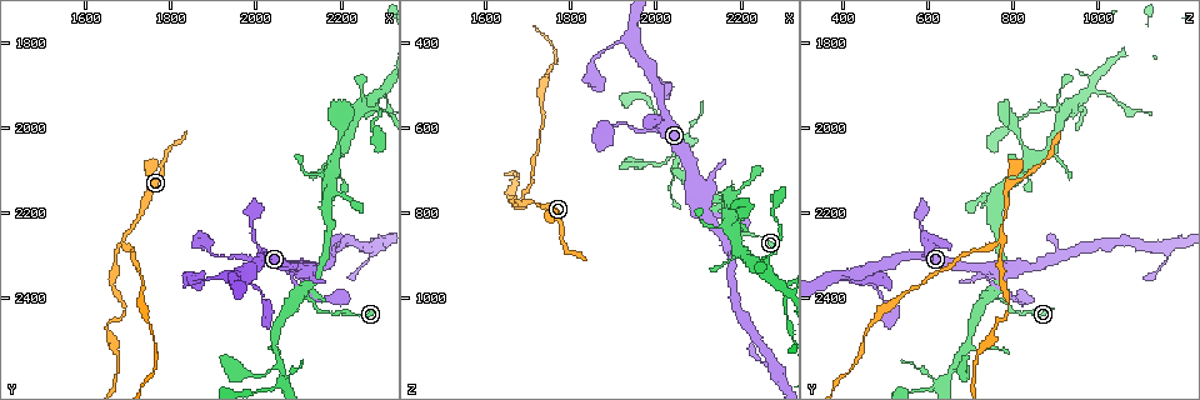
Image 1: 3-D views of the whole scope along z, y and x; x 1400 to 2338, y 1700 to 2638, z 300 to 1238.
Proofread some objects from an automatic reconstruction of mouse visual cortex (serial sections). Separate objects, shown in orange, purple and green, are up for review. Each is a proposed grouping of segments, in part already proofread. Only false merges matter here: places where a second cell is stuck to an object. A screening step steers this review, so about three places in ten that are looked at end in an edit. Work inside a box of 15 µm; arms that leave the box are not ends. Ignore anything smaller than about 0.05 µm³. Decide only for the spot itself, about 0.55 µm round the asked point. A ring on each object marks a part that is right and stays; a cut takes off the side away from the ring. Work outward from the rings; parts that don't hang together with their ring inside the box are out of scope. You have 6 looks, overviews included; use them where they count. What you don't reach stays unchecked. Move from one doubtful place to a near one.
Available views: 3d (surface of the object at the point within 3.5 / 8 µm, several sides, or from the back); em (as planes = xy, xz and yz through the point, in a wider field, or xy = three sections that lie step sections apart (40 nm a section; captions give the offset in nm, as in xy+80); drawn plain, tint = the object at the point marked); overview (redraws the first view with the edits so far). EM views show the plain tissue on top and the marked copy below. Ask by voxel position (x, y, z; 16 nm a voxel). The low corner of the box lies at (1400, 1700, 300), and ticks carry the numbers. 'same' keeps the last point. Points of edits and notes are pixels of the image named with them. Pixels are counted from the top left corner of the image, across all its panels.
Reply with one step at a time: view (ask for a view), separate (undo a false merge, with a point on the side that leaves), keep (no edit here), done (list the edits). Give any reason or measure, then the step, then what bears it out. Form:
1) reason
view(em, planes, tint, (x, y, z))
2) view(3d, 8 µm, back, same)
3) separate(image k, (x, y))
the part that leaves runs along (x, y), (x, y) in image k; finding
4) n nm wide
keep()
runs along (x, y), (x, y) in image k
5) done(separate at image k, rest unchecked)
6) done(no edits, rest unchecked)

sudden change in width
view(3d, 3.5 µm, (2060, 2600, 630))

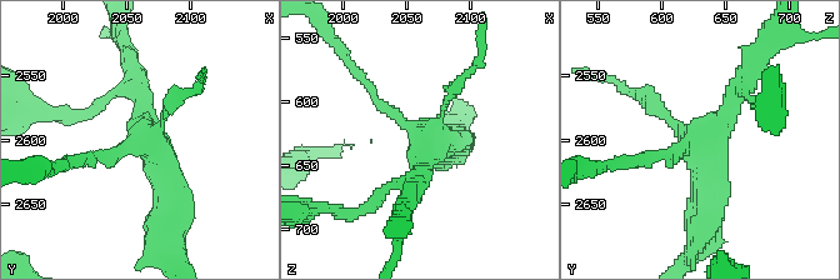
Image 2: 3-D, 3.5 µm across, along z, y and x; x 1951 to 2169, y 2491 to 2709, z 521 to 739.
keep()
runs along (749, 69), (708, 138), (650, 160) in image 2; all the same cell

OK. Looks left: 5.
small branch off a trunk
view(3d, 3.5 µm, (2085, 2325, 740))

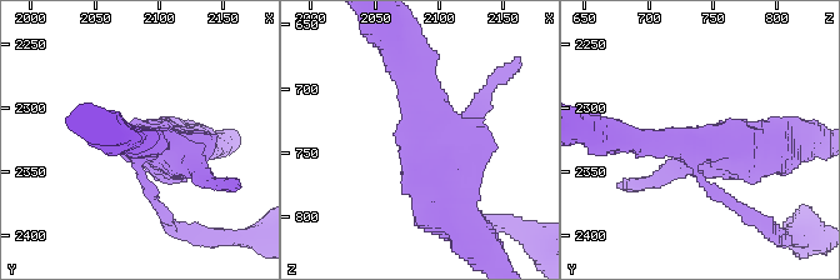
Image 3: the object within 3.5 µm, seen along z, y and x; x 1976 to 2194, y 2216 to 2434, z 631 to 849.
view(em, xy, step 3, tint, (2088, 2330, 736))

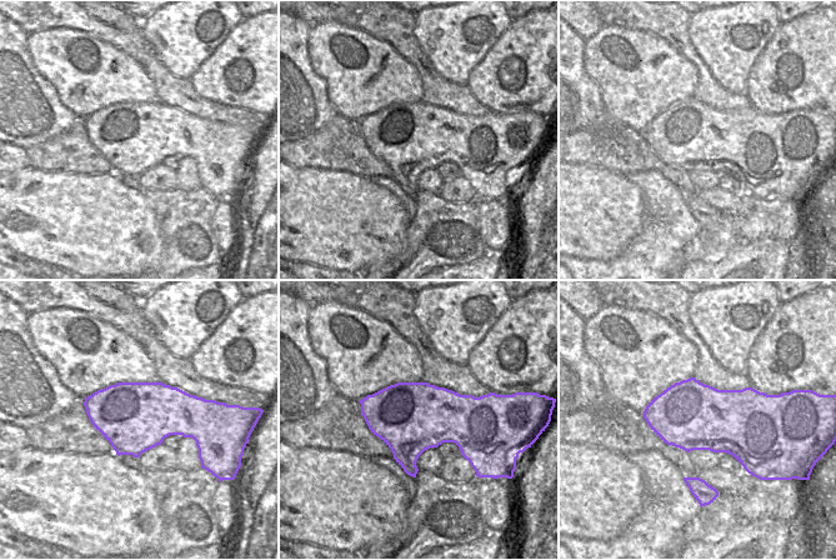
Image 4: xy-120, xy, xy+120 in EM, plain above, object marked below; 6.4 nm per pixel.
cut it another way
view(em, xy, step 2, tint, same)

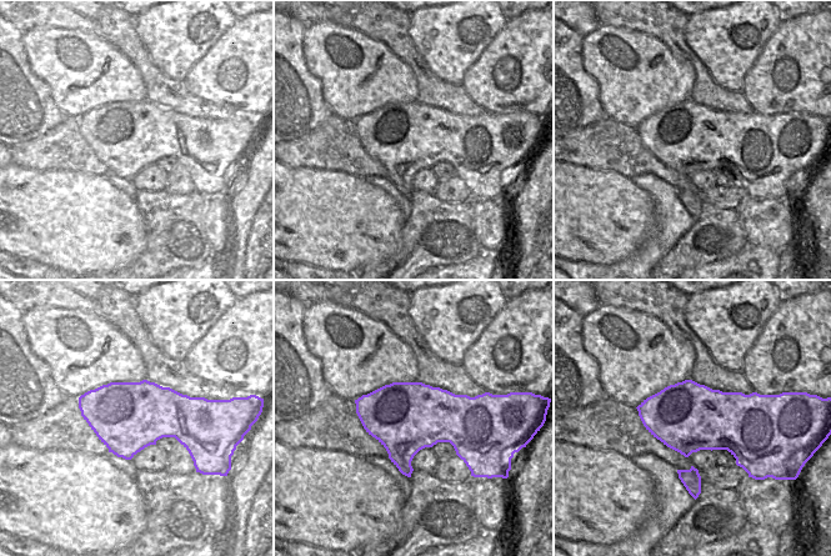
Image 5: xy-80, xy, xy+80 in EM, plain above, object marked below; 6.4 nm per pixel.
keep()
runs along (405, 58), (448, 211) in image 3; all the same cell

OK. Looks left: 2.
three arms meet
view(3d, 8 µm, (1690, 2260, 770))

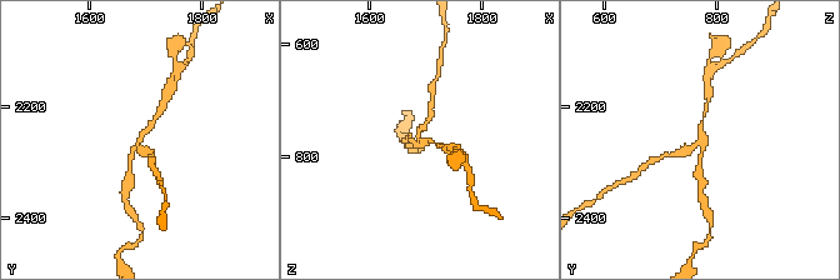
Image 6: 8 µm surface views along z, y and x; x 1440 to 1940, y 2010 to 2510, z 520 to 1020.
now the EM
view(em, xy, step 3, tint, (1685, 2260, 775))

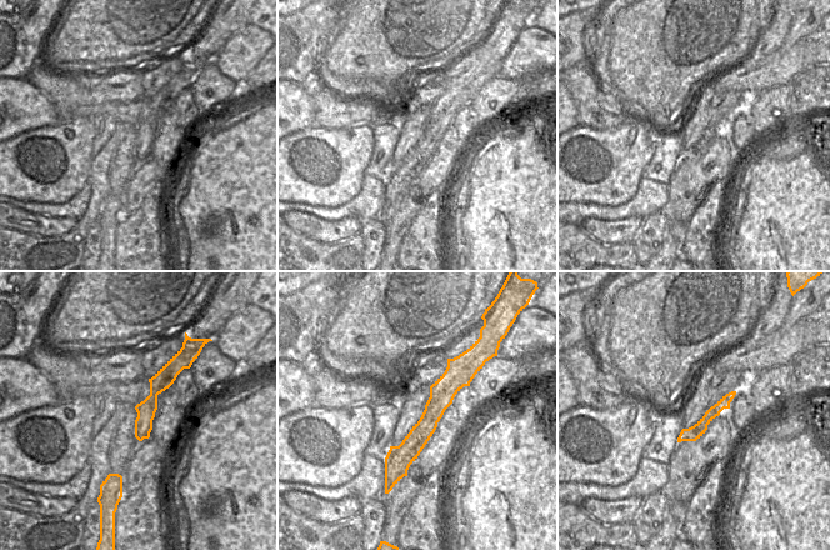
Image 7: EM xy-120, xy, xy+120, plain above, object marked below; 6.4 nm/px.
3 arms; arms of 150, 150, 150 nm
keep()
runs along (473, 350), (396, 463), (388, 488) in image 7; continuous, no second cell

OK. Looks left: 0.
done(no edits, rest unchecked)

